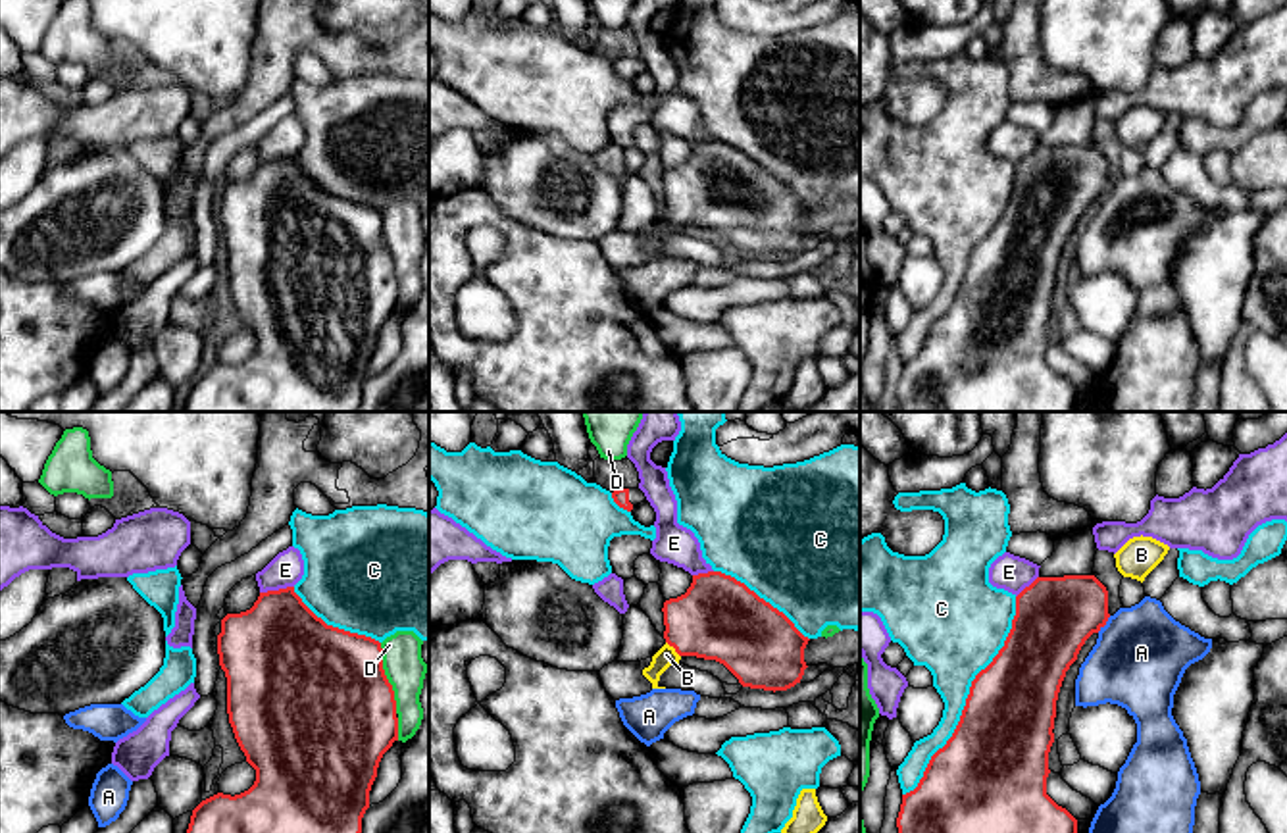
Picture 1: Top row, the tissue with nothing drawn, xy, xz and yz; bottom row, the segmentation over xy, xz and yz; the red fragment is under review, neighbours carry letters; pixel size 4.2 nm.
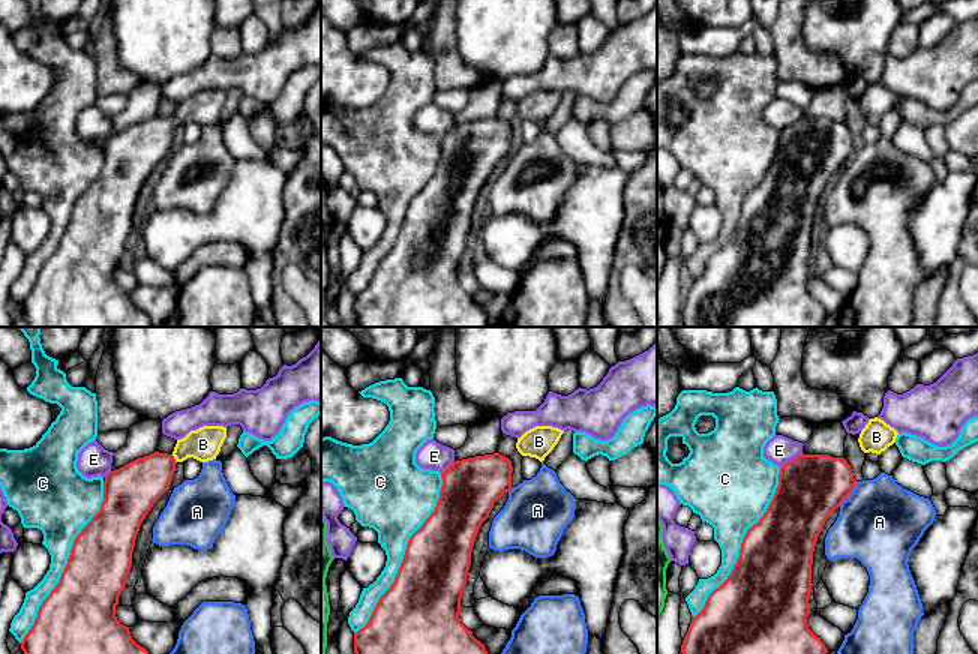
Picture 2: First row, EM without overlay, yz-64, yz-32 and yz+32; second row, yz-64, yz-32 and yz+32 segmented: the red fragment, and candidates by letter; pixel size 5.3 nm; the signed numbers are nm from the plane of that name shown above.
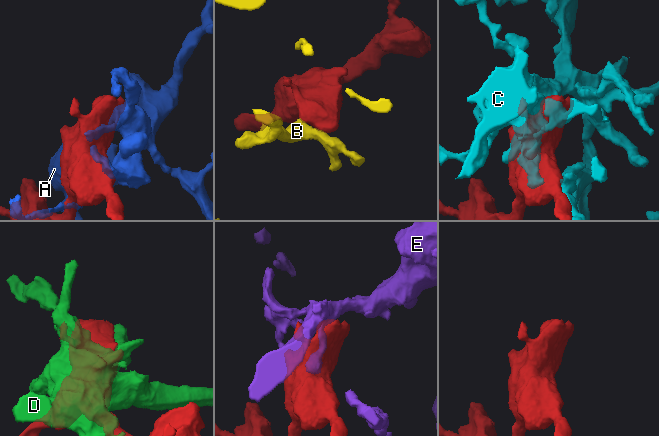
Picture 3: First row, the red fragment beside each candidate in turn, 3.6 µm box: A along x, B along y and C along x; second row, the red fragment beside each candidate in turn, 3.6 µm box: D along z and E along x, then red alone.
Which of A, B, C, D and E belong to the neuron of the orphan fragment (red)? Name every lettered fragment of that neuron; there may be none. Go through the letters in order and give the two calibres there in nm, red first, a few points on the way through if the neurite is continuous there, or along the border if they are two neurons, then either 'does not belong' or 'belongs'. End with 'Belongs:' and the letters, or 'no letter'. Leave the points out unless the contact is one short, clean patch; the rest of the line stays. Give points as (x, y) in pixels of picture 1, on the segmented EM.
A: calibres 320 and 380 nm; does not belong
B: calibres 360 and 80 nm; way xz (718, 618), (697, 624), (674, 647), (666, 655); belongs
C: calibres 400 and 320 nm; does not belong
D: calibres 500 and 170 nm; does not belong
E: calibres 420 and 140 nm; border xy (293, 585), (260, 593); does not belong
Belongs: B

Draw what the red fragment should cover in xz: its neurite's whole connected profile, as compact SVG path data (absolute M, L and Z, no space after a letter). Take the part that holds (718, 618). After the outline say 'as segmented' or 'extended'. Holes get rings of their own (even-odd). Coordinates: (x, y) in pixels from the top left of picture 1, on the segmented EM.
M721 571L693 575L693 583L685 594L664 602L664 639L666 644L652 656L643 675L660 687L660 675L679 664L683 656L696 656L723 664L743 687L764 691L787 691L800 683L804 669L804 637L795 623L770 602L760 598L744 583Z | extended

